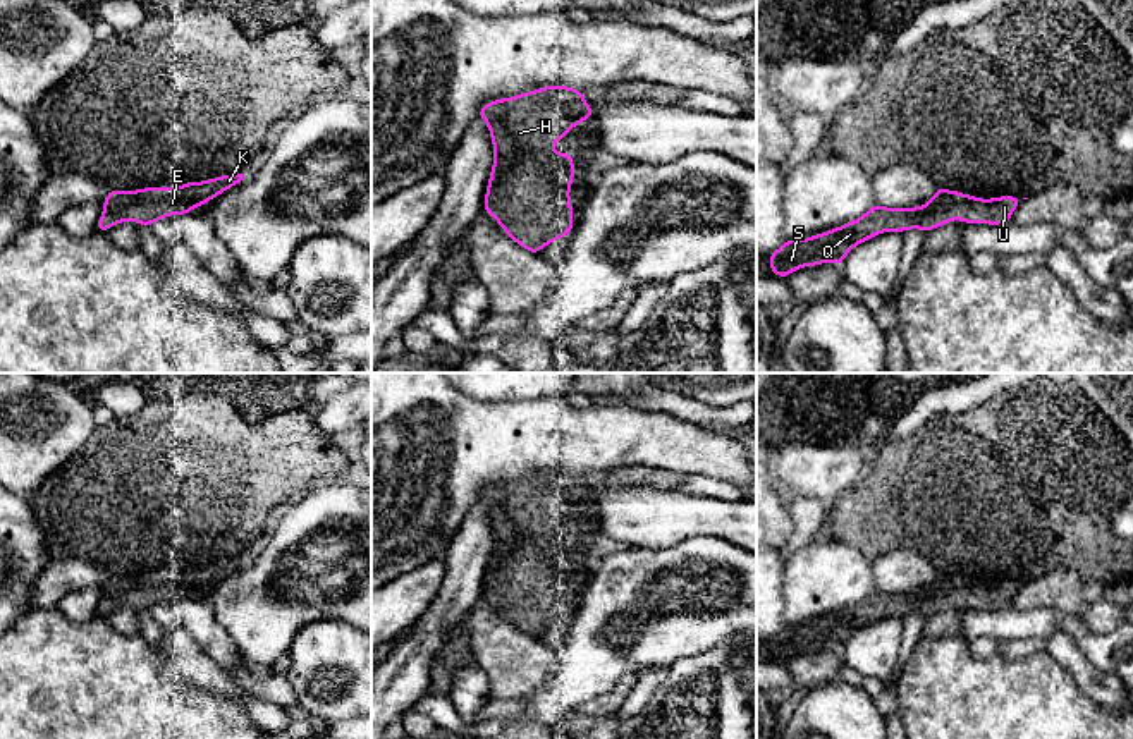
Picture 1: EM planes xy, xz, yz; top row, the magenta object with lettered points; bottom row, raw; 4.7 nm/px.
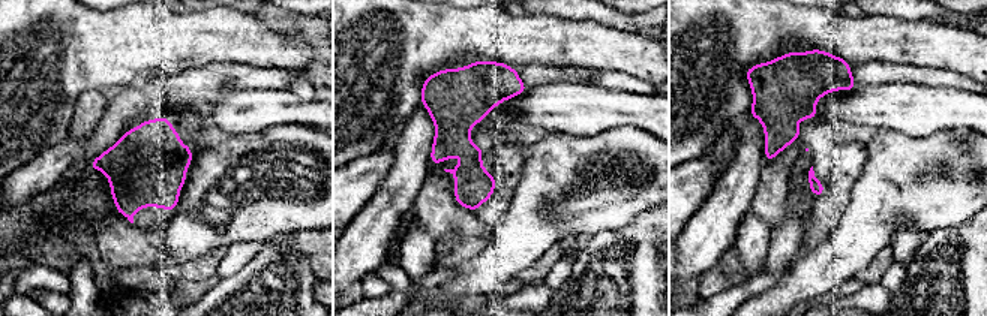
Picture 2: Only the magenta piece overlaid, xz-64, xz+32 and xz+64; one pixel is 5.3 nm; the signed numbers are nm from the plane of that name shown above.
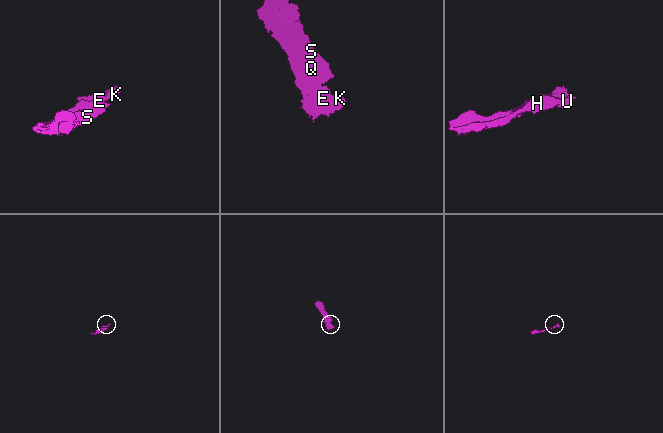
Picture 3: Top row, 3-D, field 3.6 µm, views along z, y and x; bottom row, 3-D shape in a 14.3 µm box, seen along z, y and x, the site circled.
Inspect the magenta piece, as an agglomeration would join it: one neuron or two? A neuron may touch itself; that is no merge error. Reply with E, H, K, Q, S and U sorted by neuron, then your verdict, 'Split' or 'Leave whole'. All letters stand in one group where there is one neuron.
Groups: E H K Q S U. Leave whole

